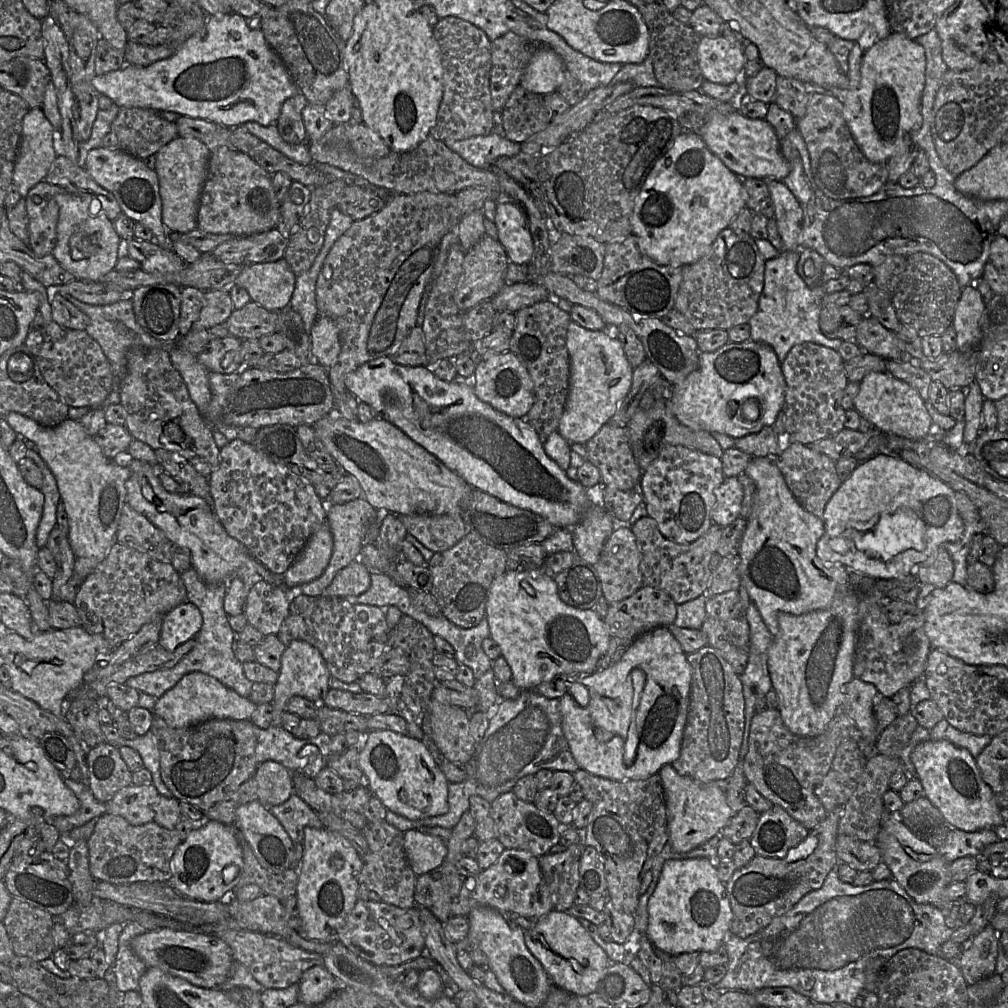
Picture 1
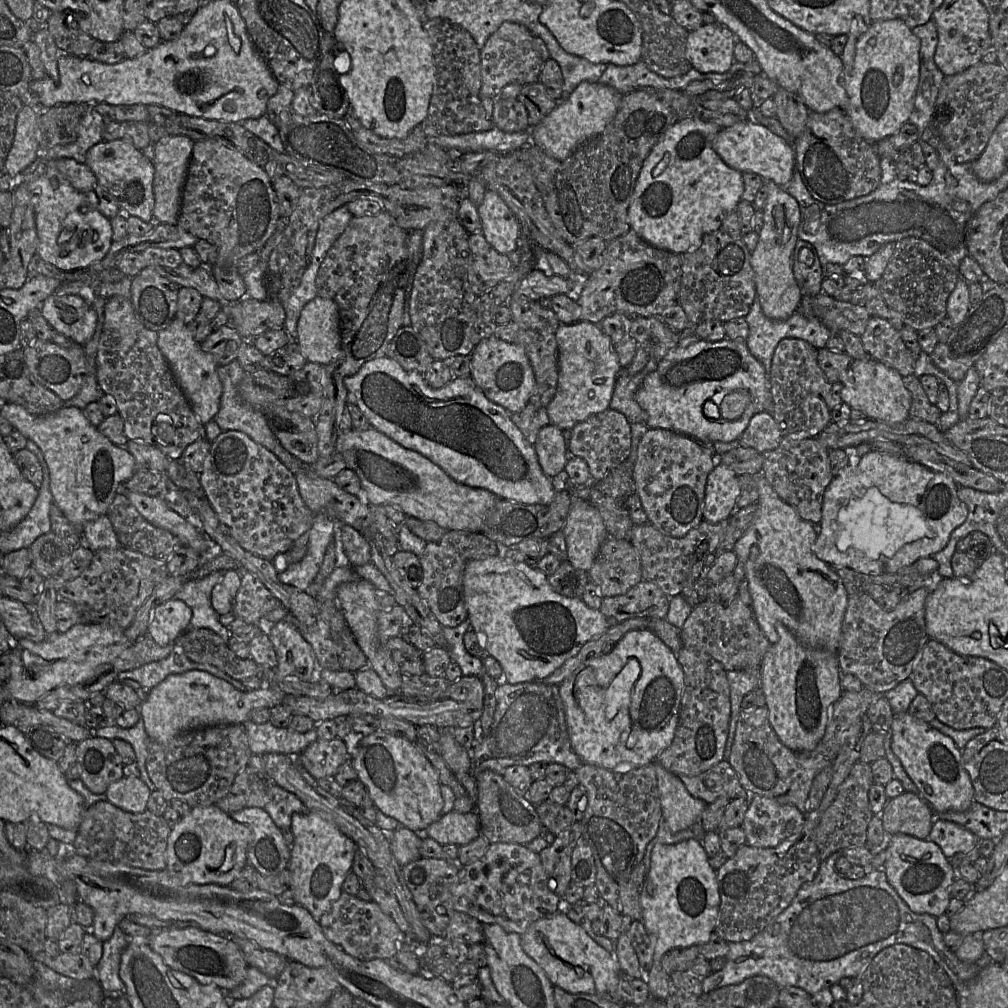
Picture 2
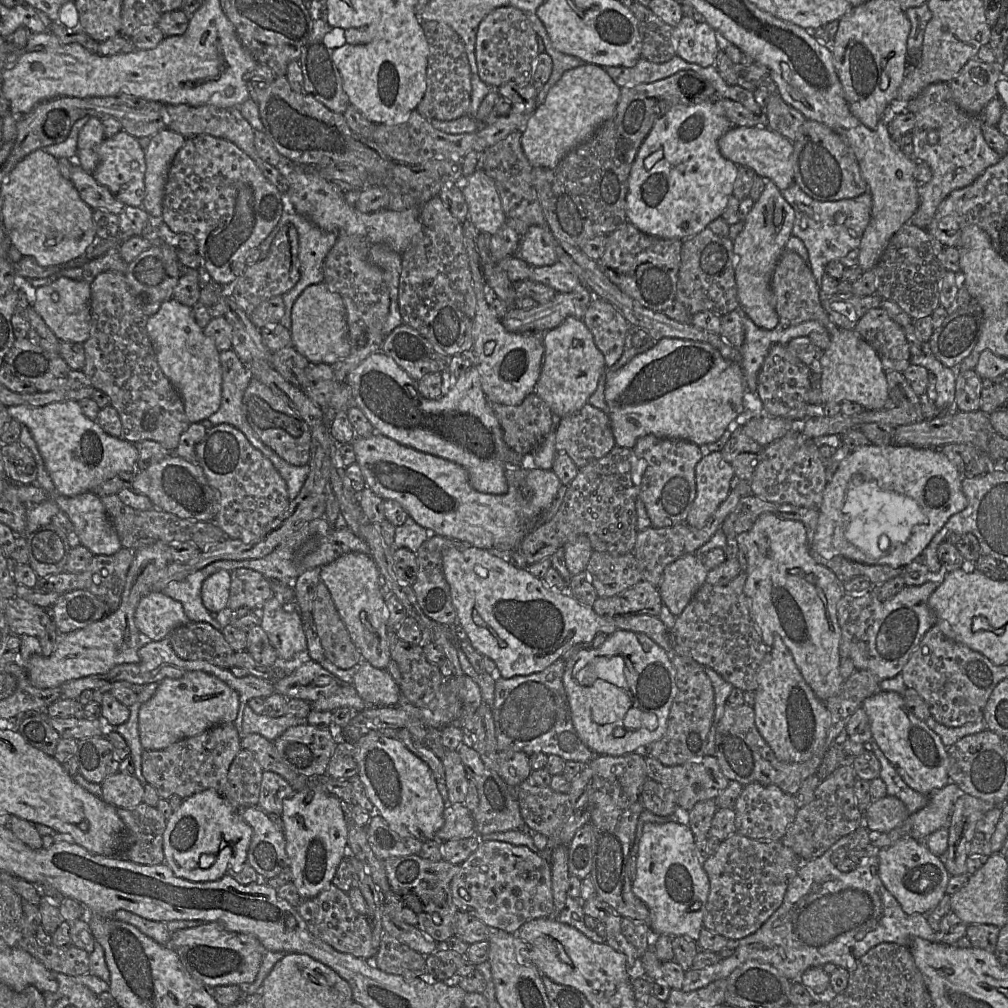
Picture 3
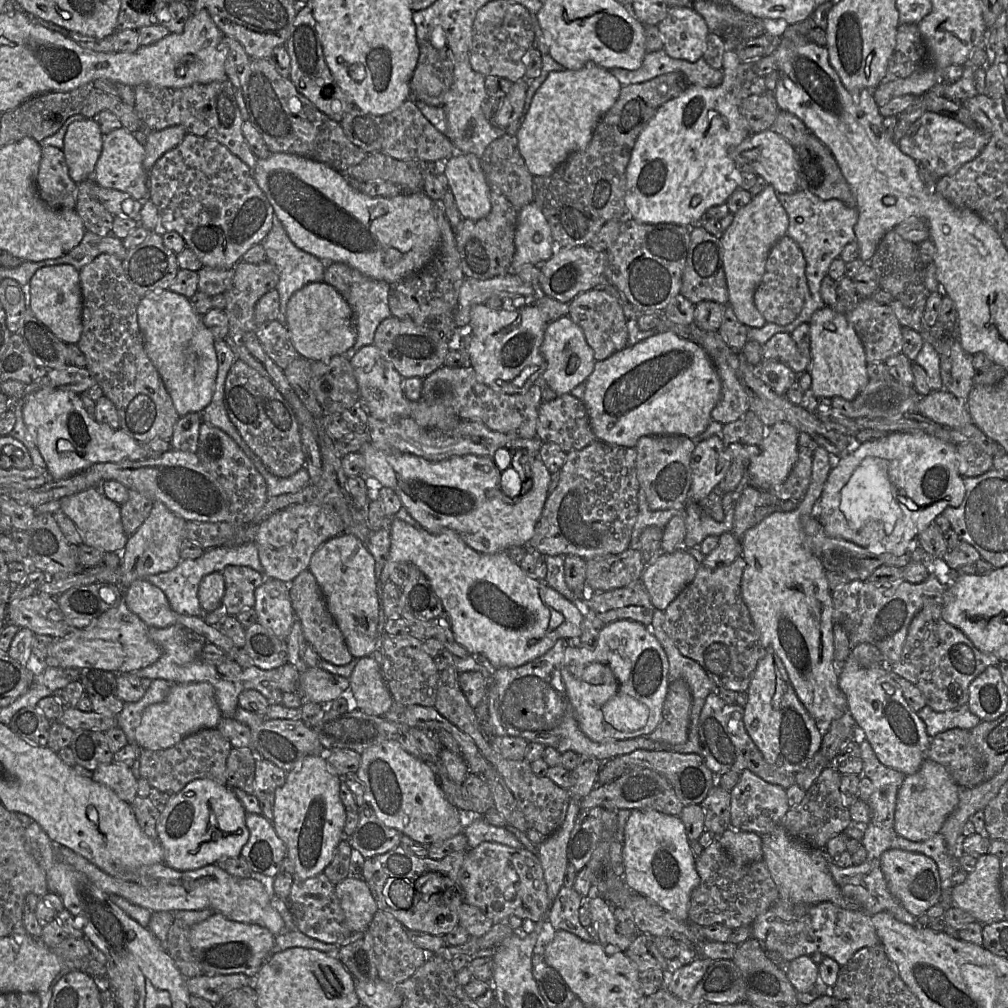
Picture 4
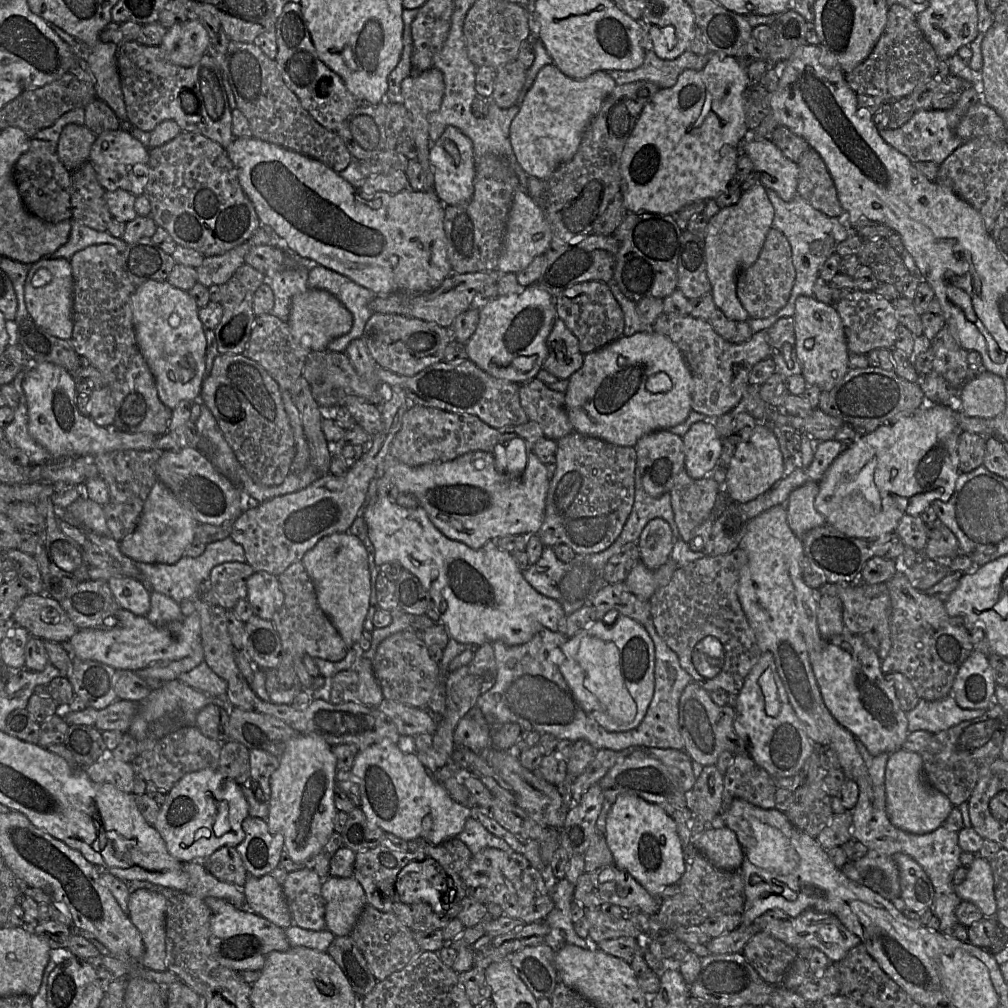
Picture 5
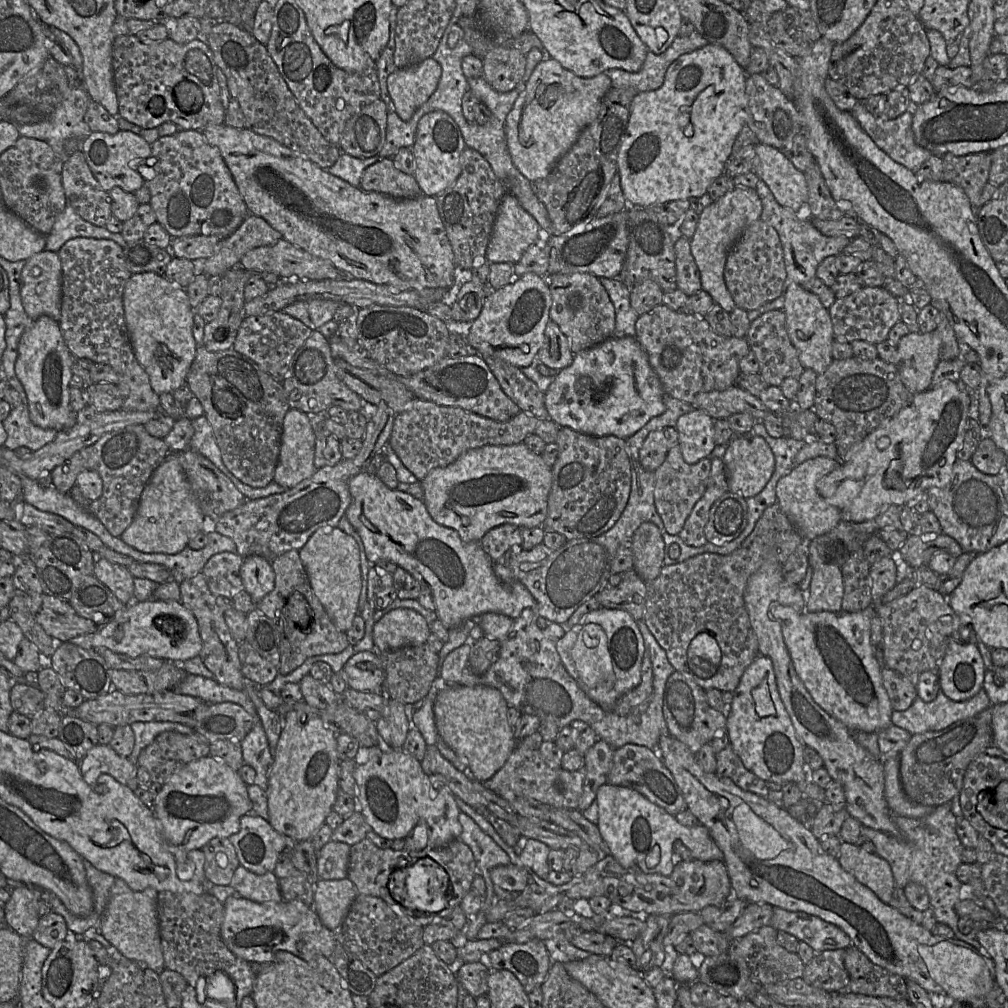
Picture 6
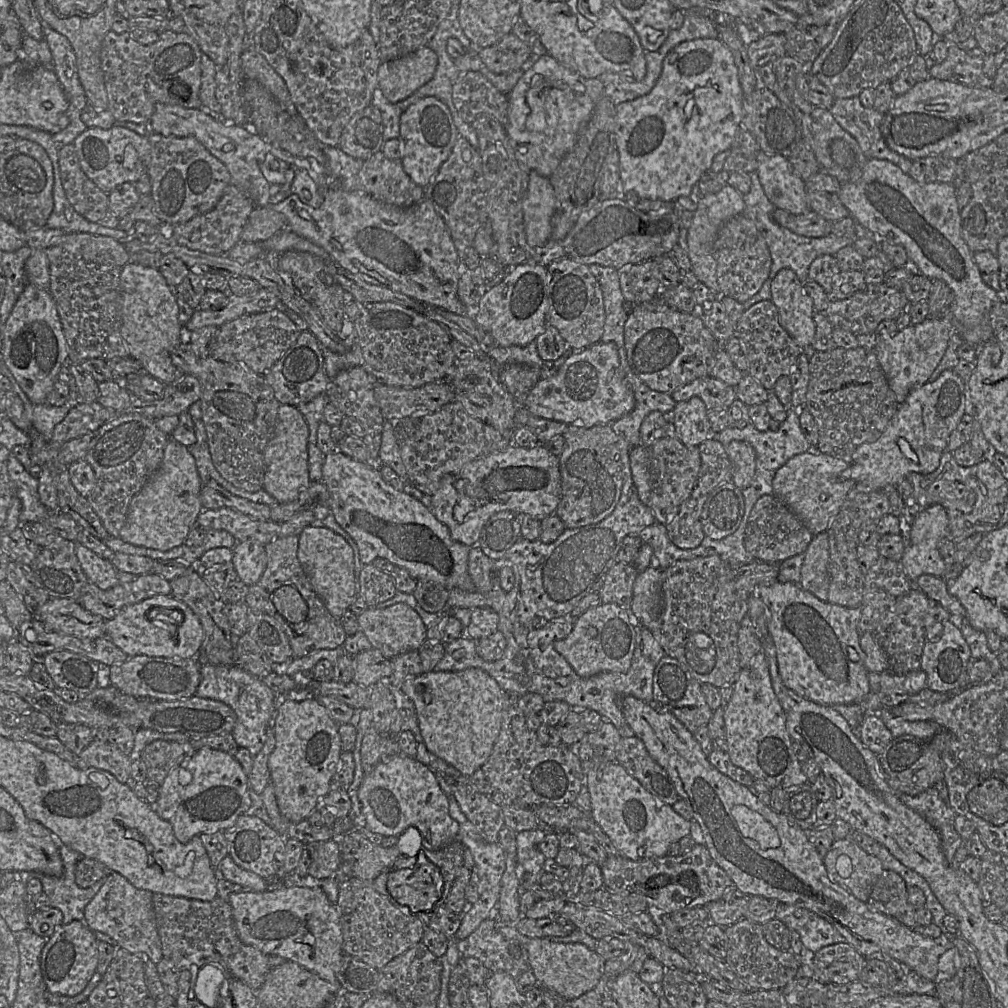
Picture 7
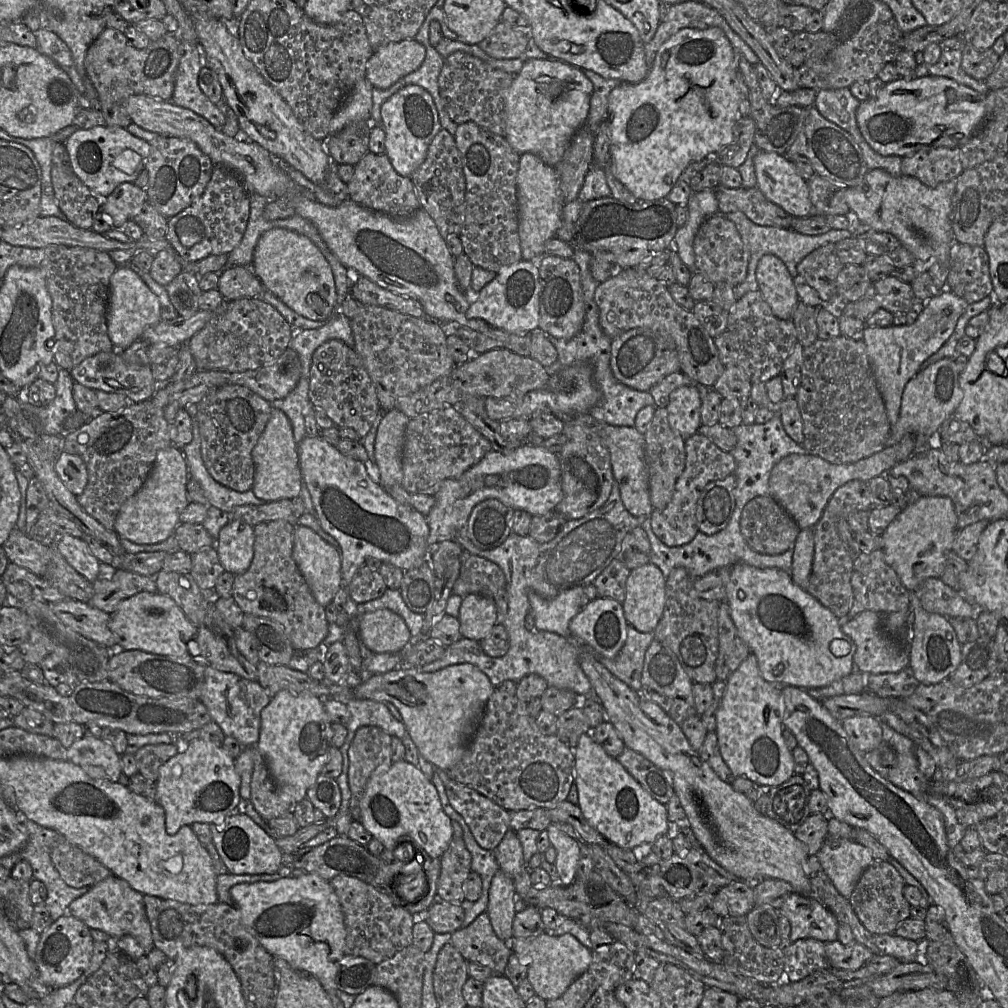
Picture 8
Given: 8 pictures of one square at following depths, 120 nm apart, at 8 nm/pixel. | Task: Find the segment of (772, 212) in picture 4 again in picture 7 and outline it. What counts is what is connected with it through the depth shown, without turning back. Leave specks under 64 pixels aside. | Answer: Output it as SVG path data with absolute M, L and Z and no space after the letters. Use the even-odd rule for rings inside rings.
M726 185L717 193L704 195L700 199L691 226L687 230L682 230L680 243L685 246L696 278L711 289L718 298L721 295L716 273L717 262L713 252L714 241L723 223L733 216L741 215L744 207L743 195L733 187Z

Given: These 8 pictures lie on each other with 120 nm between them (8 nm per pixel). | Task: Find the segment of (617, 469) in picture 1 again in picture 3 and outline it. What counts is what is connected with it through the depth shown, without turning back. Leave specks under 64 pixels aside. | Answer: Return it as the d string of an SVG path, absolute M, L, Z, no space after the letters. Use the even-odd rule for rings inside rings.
M590 403L569 416L556 419L553 430L557 451L566 452L578 468L604 457L616 446L608 414Z

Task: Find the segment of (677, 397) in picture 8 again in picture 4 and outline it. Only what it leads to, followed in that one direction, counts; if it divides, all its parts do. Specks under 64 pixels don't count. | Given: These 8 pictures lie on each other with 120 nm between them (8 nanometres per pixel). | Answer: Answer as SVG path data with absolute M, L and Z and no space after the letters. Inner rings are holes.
M720 436L696 443L690 460L692 481L688 503L697 503L715 491L732 460Z

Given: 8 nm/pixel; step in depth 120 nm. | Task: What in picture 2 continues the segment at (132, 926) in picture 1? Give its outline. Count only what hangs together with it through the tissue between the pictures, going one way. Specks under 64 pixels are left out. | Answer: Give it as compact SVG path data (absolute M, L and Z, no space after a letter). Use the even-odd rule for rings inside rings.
M117 927L112 937L103 942L103 955L95 967L95 978L109 995L117 997L125 993L119 969L122 953L131 941L132 938Z

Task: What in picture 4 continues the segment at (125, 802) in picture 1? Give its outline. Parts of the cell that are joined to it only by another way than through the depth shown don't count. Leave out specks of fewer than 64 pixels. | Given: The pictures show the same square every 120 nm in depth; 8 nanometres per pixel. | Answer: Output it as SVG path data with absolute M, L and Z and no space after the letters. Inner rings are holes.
M112 762L98 767L93 771L92 779L108 786L129 804L138 796L138 781L131 768L123 763Z

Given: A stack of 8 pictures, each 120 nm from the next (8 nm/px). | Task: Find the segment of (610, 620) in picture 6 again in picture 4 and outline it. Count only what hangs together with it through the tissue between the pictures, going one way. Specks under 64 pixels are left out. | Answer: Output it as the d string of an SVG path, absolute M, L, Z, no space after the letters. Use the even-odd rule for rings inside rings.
M632 620L605 625L594 646L567 645L561 669L581 731L592 741L649 736L660 724L669 688L669 662L649 627Z

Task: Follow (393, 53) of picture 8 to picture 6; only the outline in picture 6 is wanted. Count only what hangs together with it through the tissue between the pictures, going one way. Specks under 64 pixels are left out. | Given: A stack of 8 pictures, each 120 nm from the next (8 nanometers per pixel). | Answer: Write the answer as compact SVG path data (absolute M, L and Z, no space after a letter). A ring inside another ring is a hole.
M429 57L417 65L397 69L388 76L388 92L395 112L403 121L410 120L415 111L434 93L438 86L441 73L440 64L433 57Z

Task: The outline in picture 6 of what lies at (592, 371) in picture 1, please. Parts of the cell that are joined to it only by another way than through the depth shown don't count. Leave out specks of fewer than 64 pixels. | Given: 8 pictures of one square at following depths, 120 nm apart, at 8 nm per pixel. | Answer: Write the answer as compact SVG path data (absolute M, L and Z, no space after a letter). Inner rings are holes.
M551 320L546 325L544 342L537 356L542 364L557 370L562 370L573 362L574 354L569 348L567 337Z

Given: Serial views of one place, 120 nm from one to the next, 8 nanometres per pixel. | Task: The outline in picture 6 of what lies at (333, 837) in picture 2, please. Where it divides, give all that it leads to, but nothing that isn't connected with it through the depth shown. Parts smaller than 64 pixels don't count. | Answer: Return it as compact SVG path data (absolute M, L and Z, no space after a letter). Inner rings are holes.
M290 711L282 717L282 731L275 749L273 763L269 771L268 797L269 823L290 843L309 840L325 824L336 801L338 786L338 750L336 734L326 727L316 715L300 711Z

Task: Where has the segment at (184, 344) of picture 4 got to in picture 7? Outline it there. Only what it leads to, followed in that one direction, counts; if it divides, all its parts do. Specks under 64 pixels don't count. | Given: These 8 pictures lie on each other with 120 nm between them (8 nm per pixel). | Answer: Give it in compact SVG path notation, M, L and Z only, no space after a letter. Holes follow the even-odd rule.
M129 261L120 274L119 293L121 300L121 336L125 347L134 359L138 360L144 372L158 379L165 385L174 380L176 367L170 354L188 332L179 321L179 306L172 288L167 284L159 270Z

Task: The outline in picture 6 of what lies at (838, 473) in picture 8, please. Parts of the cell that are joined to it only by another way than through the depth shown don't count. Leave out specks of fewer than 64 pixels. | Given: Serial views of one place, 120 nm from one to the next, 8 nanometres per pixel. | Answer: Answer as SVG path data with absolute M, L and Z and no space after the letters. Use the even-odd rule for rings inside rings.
M827 457L806 460L779 479L776 485L777 503L805 540L823 535L835 528L842 520L840 510L828 504L817 492L817 482L839 467L841 461Z

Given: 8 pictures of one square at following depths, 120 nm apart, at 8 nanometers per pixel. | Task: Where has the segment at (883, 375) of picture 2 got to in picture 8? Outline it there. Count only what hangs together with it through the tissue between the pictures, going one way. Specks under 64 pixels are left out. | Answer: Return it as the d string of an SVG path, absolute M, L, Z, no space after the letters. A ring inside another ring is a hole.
M772 254L762 256L755 270L758 291L769 304L773 314L783 320L791 320L799 298L793 277L778 257Z

